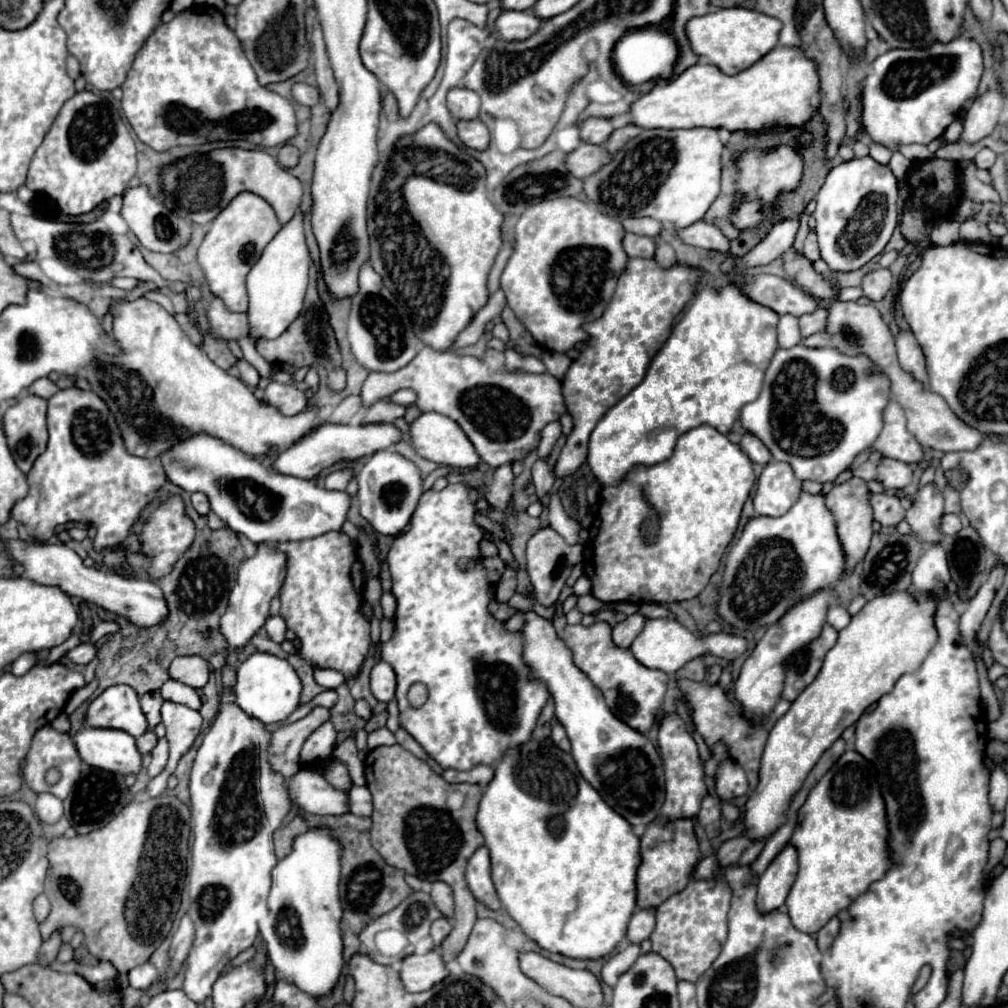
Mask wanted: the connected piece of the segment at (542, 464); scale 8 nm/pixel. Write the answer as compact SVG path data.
M539 459L539 461L533 465L533 485L535 485L535 491L537 491L537 497L539 497L539 499L549 493L549 489L553 487L553 481L555 481L555 477L553 477L553 473L549 471L547 461L541 461L541 459Z

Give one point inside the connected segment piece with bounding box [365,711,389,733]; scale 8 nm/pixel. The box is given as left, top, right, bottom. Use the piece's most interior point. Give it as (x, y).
(377, 721)

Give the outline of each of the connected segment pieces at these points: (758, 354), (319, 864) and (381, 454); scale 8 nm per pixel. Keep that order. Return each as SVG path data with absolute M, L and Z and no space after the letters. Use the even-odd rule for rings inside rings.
M733 281L715 289L707 285L699 289L683 313L681 321L673 327L669 339L649 363L645 379L617 405L613 405L597 423L589 439L587 465L601 485L615 485L637 463L655 465L671 457L677 439L699 425L711 425L721 433L729 433L743 403L759 397L765 369L777 351L777 321L779 315L749 299Z
M311 829L299 835L293 843L293 851L275 865L269 893L269 915L265 921L259 921L269 961L275 967L275 979L293 983L303 993L317 999L331 995L343 969L343 941L339 929L341 915L339 843L327 829ZM285 909L295 911L299 917L299 929L303 935L303 941L299 943L287 943L275 931L277 919Z
M377 451L369 457L369 461L361 467L357 473L357 483L359 483L359 507L361 515L371 523L373 531L379 535L399 535L405 525L409 523L413 511L417 509L417 503L421 499L421 475L415 463L407 461L395 451Z

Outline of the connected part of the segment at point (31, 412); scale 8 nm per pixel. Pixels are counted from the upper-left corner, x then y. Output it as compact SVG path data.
M25 393L15 405L3 411L3 433L9 451L25 475L47 447L45 413L47 401L31 393Z

